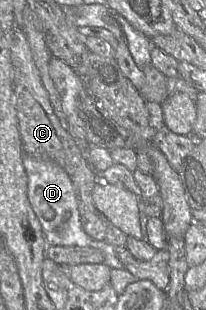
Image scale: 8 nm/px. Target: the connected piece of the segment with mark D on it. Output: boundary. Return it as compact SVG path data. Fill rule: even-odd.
M24 153L23 164L28 176L28 198L31 206L41 224L43 233L48 246L80 246L93 247L101 250L104 254L104 264L116 269L124 269L124 266L118 258L118 249L107 243L105 240L96 240L90 237L83 229L78 210L78 198L68 173L58 163L47 158L39 158ZM64 213L71 213L71 217L64 221Z

